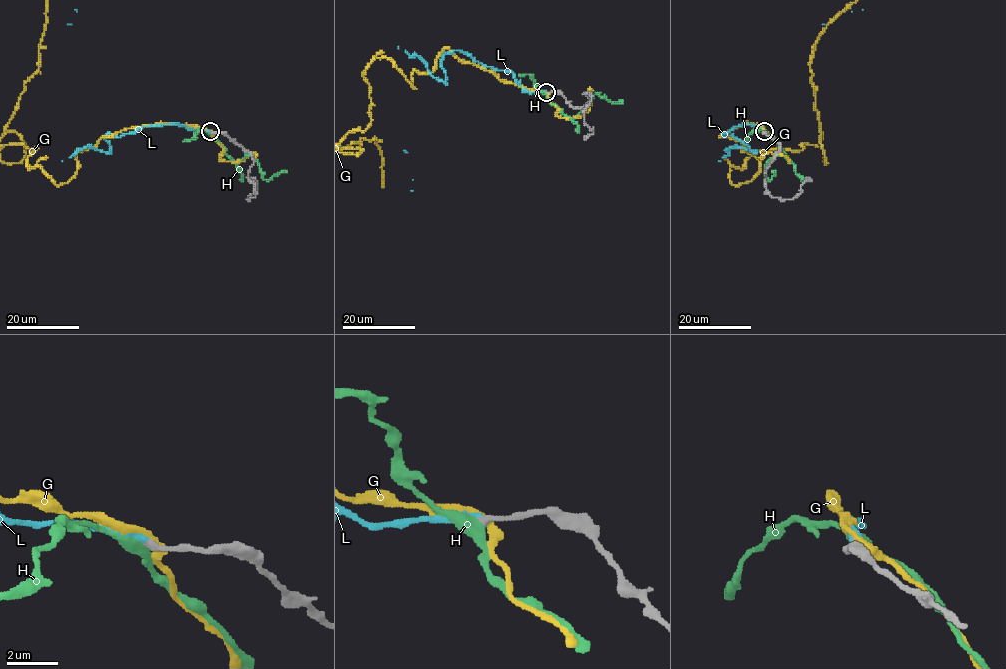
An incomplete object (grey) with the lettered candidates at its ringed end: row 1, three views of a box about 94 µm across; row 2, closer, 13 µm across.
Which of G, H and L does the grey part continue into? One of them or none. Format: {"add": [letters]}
{"add": ["L"]}

